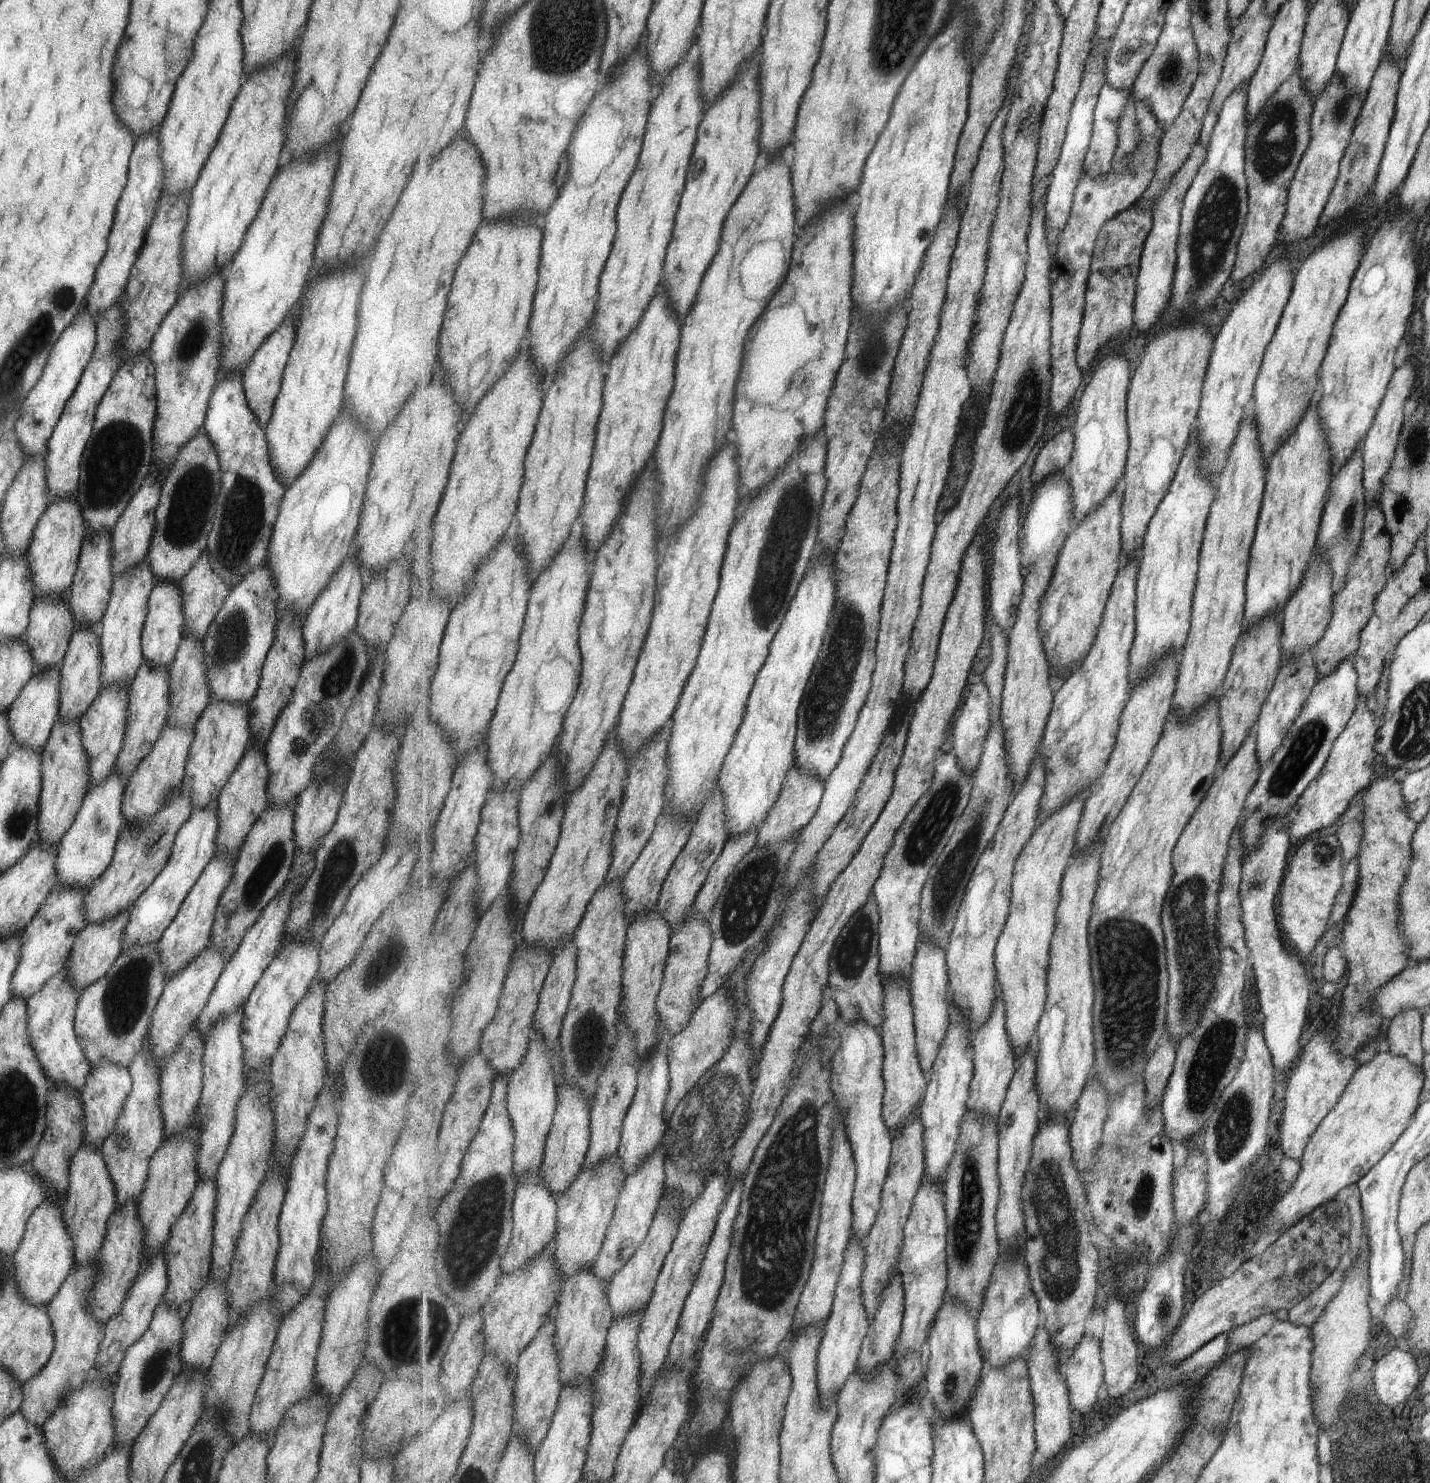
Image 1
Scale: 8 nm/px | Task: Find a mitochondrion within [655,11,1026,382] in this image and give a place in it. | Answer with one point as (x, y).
(872, 354)

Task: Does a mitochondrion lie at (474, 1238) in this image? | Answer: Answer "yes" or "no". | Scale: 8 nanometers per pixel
yes

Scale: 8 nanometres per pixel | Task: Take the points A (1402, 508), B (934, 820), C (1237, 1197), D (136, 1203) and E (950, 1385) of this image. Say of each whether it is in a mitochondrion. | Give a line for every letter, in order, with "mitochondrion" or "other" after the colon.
A: mitochondrion
B: mitochondrion
C: other
D: other
E: mitochondrion

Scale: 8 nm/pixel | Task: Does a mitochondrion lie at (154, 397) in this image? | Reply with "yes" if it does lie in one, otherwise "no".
no

